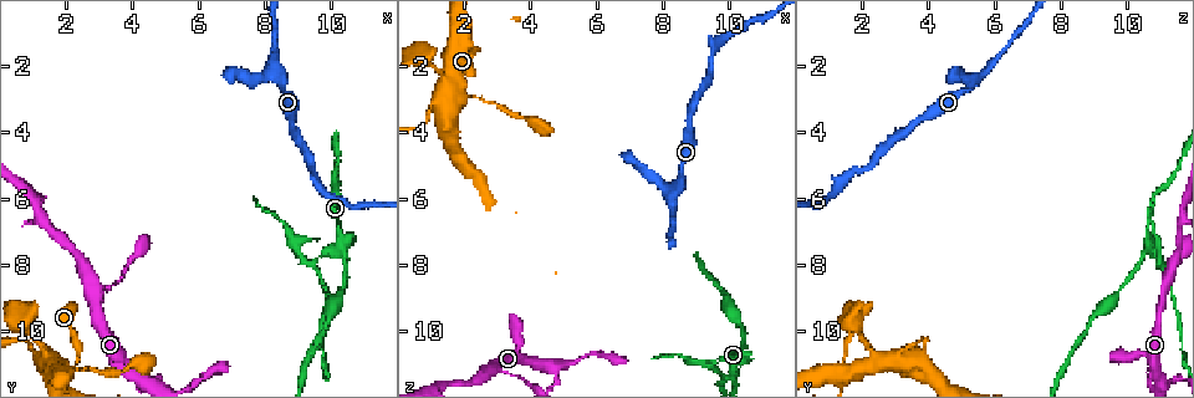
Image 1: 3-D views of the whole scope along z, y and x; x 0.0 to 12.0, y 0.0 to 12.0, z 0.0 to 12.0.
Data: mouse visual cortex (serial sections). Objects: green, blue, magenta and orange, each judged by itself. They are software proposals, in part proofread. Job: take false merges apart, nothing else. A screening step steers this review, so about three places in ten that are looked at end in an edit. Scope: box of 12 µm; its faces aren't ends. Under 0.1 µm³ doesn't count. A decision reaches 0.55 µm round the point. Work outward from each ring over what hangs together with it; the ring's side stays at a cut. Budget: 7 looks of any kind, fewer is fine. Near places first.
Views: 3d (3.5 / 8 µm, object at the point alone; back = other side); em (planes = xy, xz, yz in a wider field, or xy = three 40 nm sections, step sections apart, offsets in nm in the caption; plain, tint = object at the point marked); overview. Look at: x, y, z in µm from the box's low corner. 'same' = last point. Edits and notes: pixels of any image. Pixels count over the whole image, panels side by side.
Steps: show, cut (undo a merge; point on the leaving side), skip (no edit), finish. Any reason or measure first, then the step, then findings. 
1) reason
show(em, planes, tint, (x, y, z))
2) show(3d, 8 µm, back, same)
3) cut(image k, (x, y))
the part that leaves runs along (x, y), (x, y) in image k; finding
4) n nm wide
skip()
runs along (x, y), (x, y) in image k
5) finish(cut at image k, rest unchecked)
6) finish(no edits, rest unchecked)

abrupt turn
show(em, xy, step 1, tint, (8.6, 2.4, 5.4))

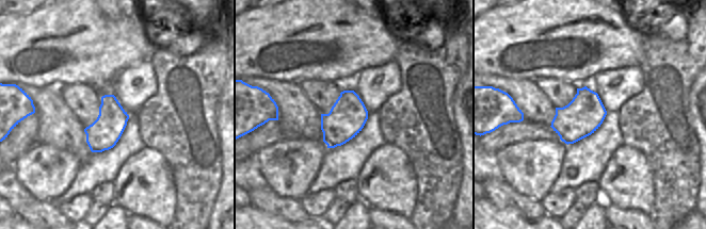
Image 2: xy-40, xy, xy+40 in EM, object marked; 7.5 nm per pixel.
show(3d, 3.5 µm, same)

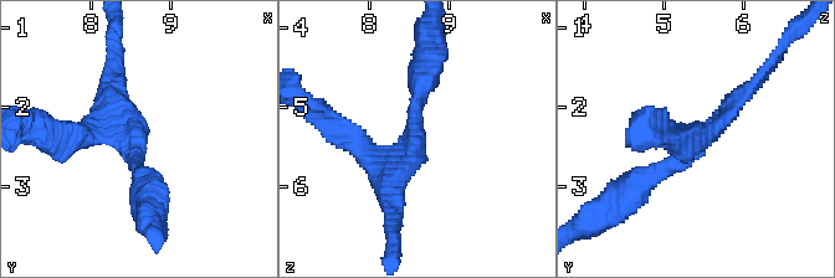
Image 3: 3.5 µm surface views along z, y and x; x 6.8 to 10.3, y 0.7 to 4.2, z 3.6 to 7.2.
280 nm wide
skip()
runs along (144, 194), (132, 140), (56, 137) in image 3; one cell here

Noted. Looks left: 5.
thin neck
show(3d, 8 µm, (9.6, 7.8, 10.8))

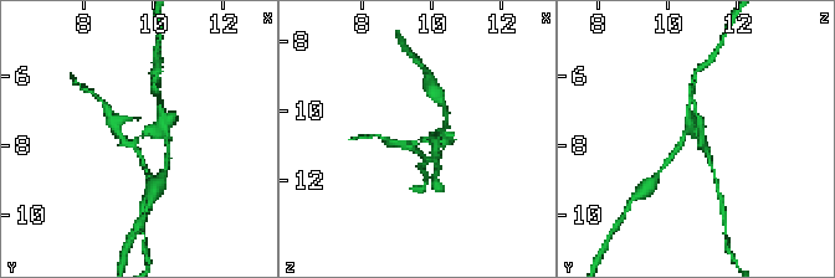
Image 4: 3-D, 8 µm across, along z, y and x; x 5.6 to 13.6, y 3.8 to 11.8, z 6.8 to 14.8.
show(3d, 3.5 µm, back, (9.6, 7.9, 10.9))

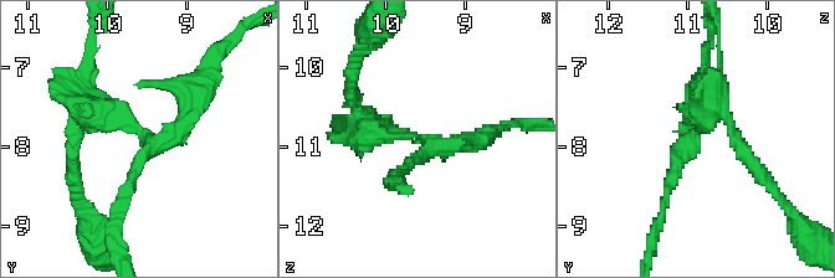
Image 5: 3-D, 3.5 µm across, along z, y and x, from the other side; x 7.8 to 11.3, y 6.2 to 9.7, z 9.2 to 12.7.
show(em, xy, step 1, tint, (9.55, 7.85, 10.90))

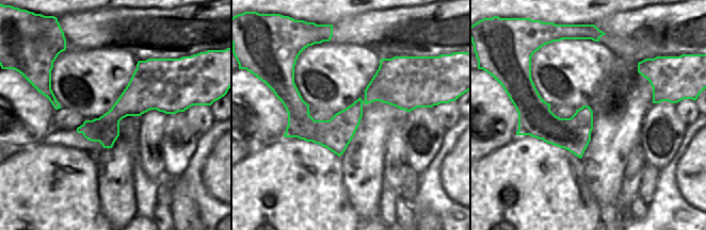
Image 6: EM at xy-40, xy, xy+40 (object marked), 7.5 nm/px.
cut(image 5, (681, 159))
the part that leaves runs along (118, 112), (163, 142), (201, 88) in image 5; two cells meet here

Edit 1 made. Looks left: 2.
show(em, xy, step 1, tint, (2.8, 8.6, 11.1))

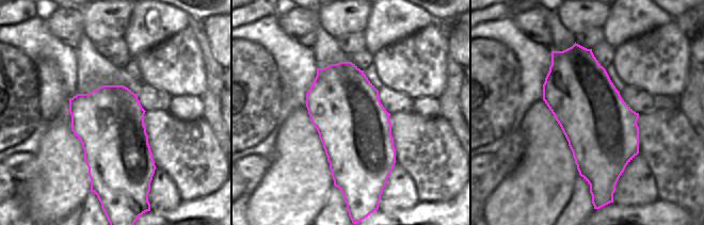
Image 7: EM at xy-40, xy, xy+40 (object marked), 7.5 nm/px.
wider look
show(3d, 3.5 µm, same)

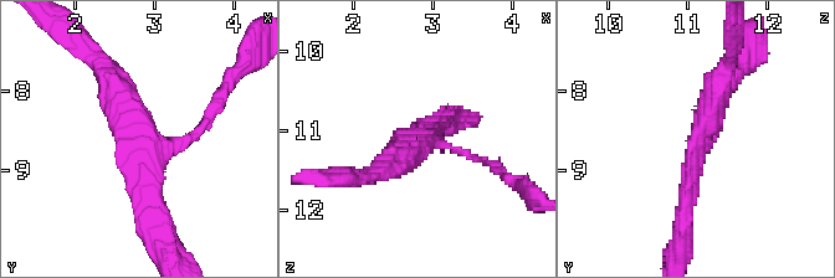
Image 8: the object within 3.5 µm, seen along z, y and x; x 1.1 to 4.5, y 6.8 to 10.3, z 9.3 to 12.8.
3 arms
skip()
runs along (154, 231), (139, 128), (108, 78) in image 8; one cell here

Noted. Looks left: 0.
finish(cut at image 5, rest unchecked)

